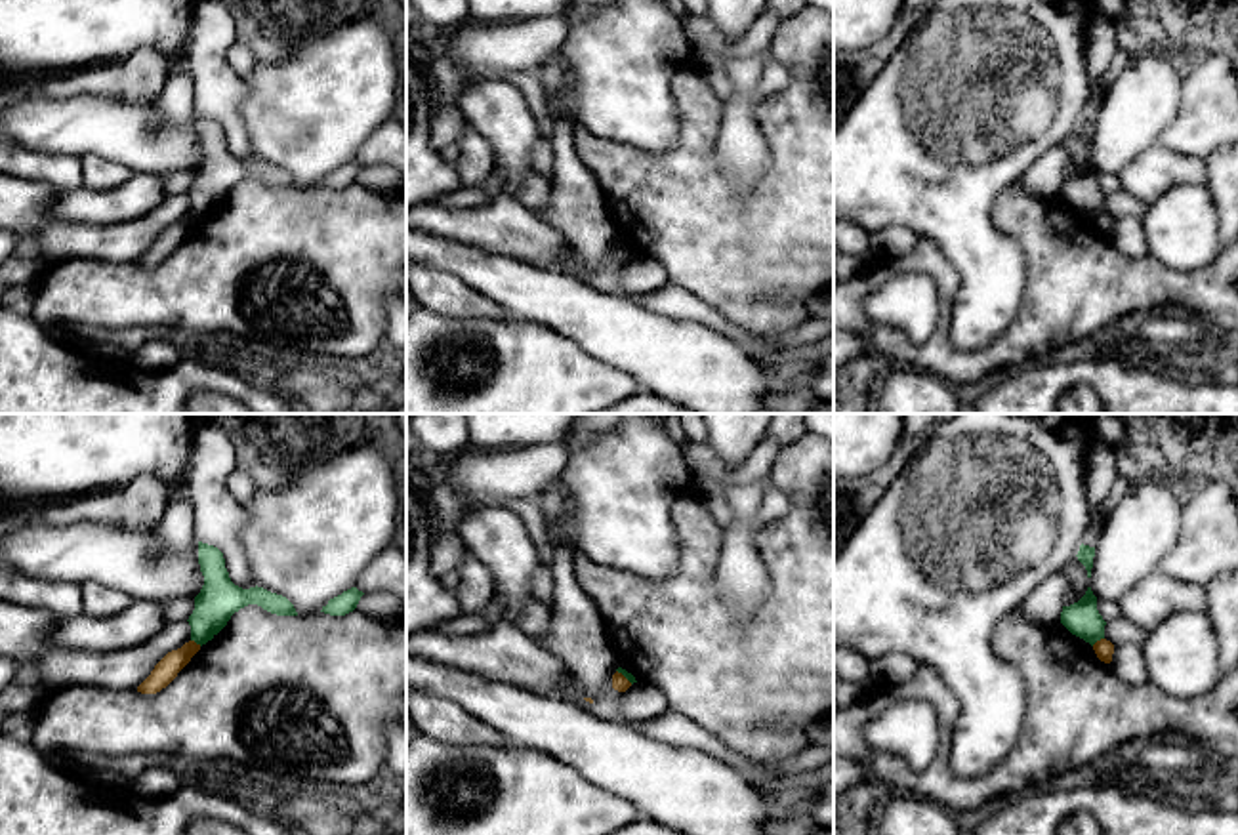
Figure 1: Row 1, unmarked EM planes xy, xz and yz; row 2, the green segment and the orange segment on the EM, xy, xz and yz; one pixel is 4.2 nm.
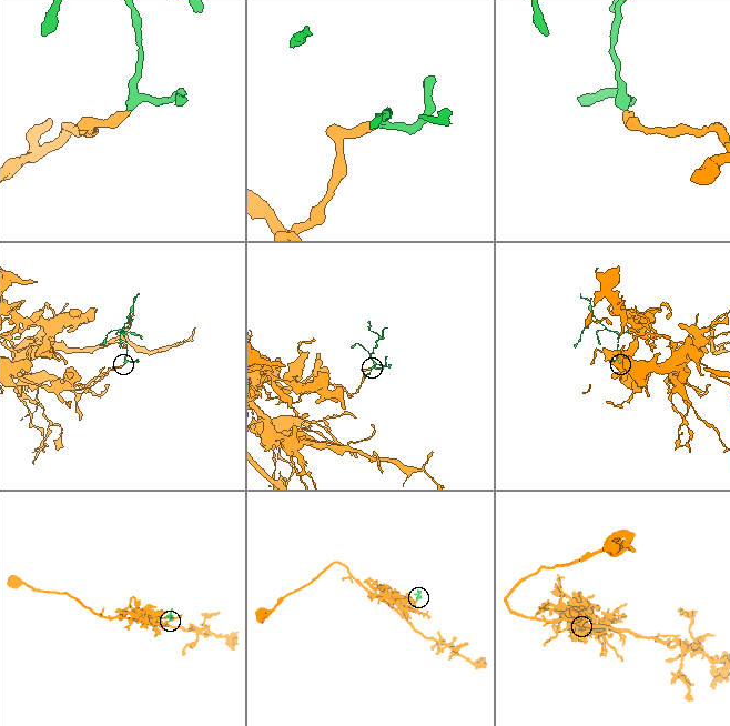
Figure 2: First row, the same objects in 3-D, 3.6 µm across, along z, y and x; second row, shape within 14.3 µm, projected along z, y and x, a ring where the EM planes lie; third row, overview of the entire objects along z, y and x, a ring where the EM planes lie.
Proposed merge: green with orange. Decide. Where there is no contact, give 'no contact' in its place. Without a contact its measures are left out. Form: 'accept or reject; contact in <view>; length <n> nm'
reject; contact in yz; length 70 nm

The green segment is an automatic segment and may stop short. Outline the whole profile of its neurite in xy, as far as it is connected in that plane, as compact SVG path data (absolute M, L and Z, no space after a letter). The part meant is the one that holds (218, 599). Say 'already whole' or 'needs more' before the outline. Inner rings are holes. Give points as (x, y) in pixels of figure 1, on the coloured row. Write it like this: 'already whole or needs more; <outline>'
already whole; M198 541L198 564L204 585L195 597L195 610L189 616L191 641L206 644L231 620L235 612L248 604L258 604L277 616L298 616L294 604L263 587L242 589L235 585L225 568L223 553L208 543Z

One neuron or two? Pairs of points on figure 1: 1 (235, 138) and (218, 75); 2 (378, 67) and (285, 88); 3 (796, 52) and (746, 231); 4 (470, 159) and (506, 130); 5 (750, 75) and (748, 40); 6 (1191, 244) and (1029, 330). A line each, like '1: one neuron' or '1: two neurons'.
1: one neuron
2: one neuron
3: one neuron
4: two neurons
5: two neurons
6: two neurons

